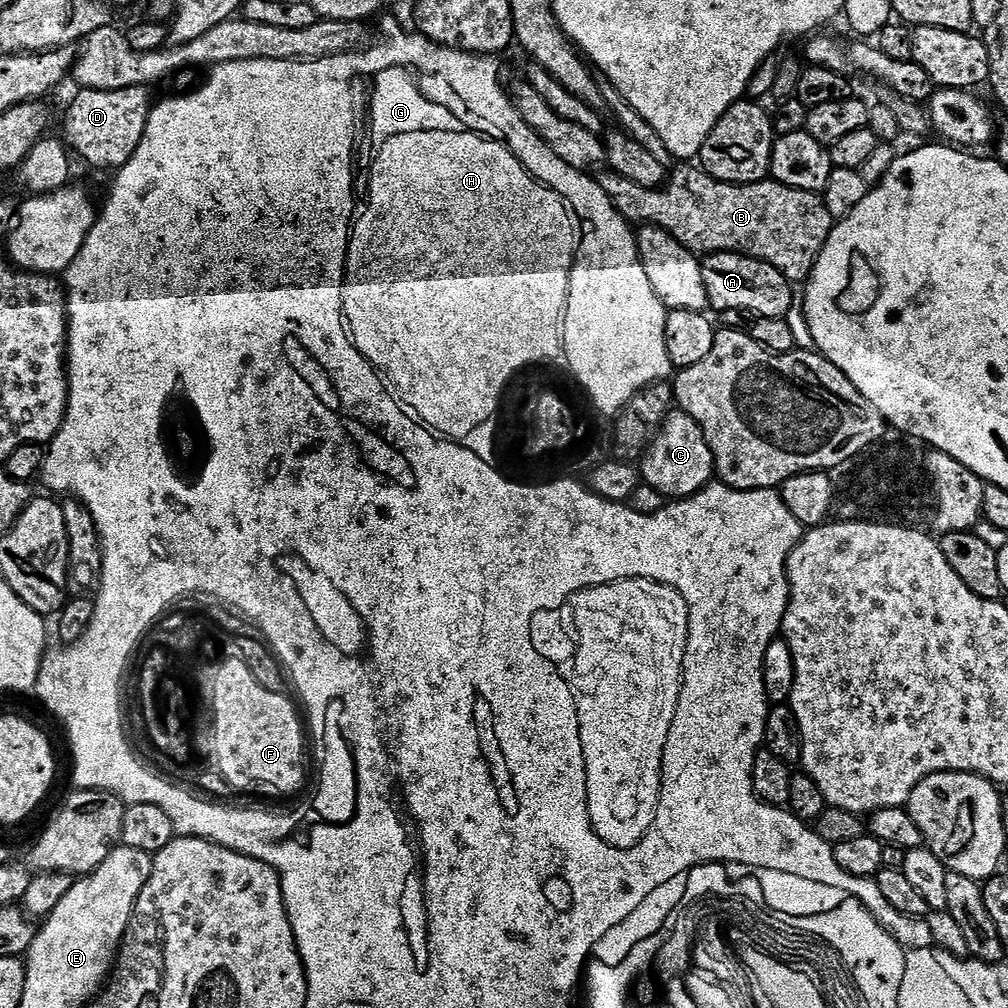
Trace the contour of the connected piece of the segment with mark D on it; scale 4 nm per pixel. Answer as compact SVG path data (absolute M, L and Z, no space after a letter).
M147 84L116 91L87 86L81 89L68 108L64 122L66 140L92 167L118 170L129 161L142 140L154 107L153 89Z

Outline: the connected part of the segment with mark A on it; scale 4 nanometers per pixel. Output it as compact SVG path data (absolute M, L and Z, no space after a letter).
M714 252L705 255L702 260L702 282L706 282L706 294L711 311L716 312L756 312L759 318L785 319L788 311L794 307L792 300L793 285L774 266L745 256L743 252Z

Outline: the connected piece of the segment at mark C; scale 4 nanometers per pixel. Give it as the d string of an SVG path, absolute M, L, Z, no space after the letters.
M676 410L665 415L638 467L643 483L654 486L654 490L666 498L683 498L693 496L713 483L716 463L698 422L694 422L694 418L685 412Z

